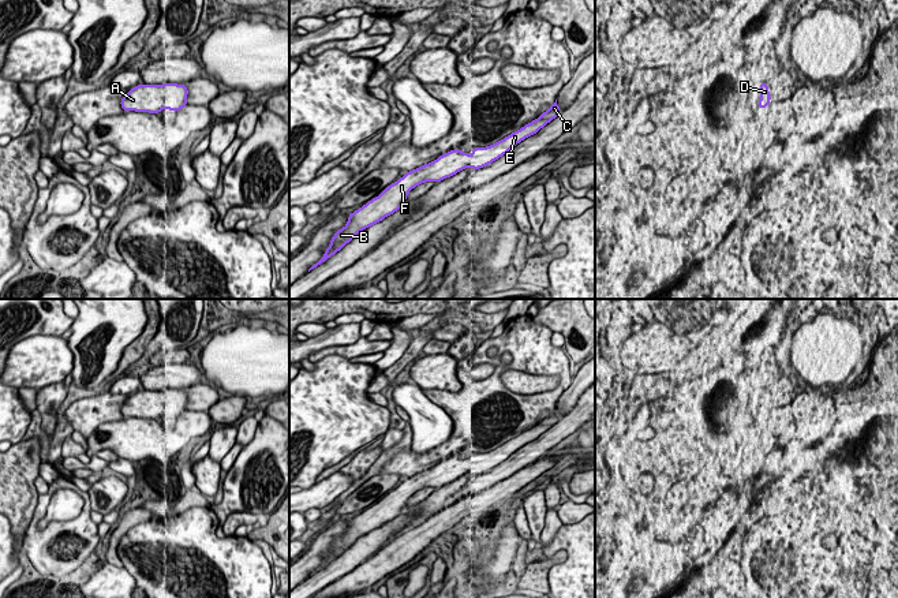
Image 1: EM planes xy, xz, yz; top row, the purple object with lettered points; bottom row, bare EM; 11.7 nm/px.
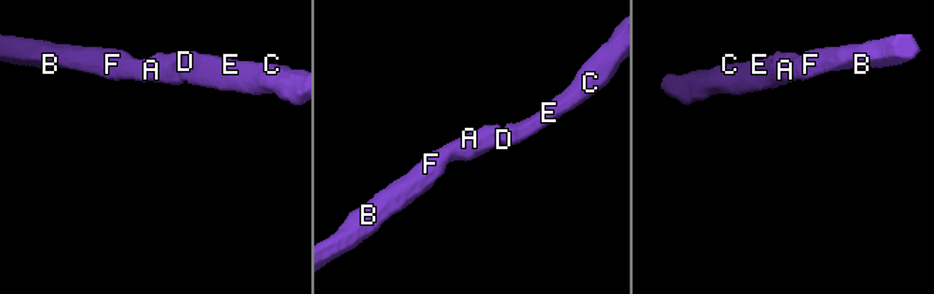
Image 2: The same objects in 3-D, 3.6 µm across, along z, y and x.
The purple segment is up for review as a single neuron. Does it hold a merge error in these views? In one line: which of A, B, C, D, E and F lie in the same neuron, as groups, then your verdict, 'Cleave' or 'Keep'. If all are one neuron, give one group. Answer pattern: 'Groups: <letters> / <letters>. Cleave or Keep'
Groups: A B C D E F. Keep

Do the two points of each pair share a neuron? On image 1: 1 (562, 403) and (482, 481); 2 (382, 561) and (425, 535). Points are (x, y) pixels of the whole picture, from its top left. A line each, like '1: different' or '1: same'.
1: different
2: same

